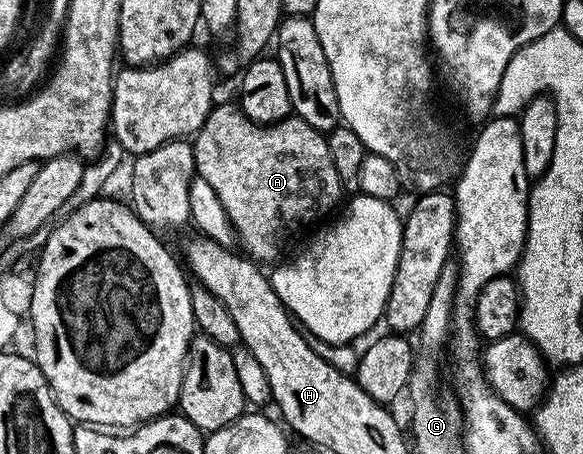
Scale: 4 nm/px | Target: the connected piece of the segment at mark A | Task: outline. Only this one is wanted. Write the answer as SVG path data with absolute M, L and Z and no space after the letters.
M216 103L206 123L194 134L192 149L196 152L196 176L214 187L235 236L244 244L243 252L257 263L275 262L284 249L284 241L322 220L336 204L341 204L342 190L334 159L330 159L328 138L298 116L286 116L273 125L259 125L240 110L239 104Z

